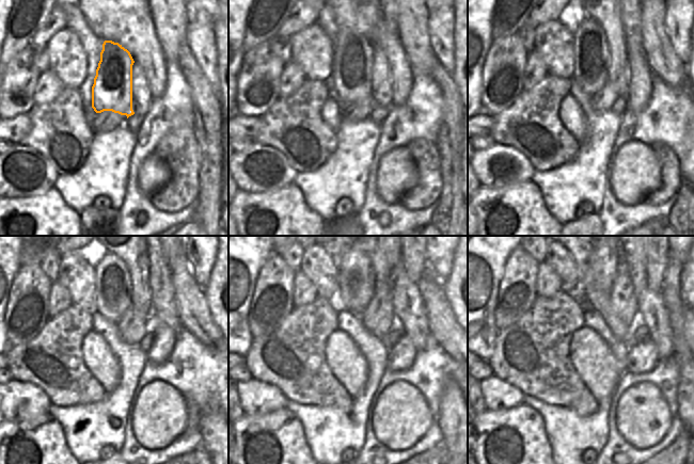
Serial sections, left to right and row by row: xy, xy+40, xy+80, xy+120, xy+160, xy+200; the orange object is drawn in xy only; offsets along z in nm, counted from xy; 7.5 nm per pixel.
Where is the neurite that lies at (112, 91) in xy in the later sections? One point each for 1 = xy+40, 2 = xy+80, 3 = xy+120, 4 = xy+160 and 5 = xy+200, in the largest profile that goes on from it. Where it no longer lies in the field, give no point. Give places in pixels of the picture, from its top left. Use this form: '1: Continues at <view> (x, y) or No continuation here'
1: Continues at xy+40 (353, 57)
2: Continues at xy+80 (592, 53)
3: Continues at xy+120 (113, 286)
4: Continues at xy+160 (356, 288)
5: Continues at xy+200 (603, 275)

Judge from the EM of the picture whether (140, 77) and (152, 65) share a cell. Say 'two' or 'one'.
two

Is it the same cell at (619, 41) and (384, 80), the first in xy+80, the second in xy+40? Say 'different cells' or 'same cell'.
same cell

